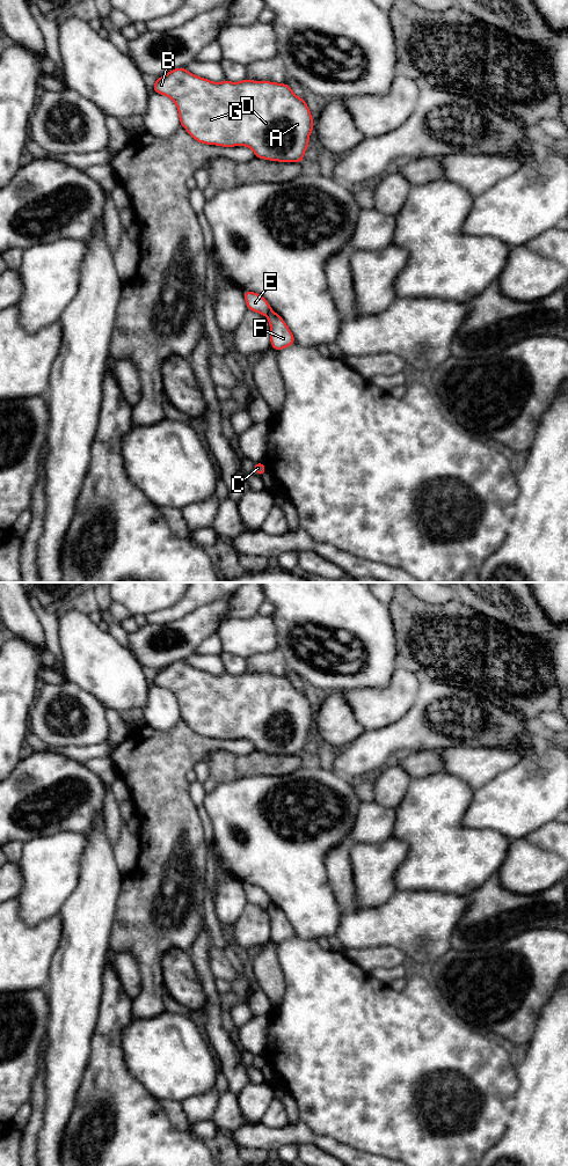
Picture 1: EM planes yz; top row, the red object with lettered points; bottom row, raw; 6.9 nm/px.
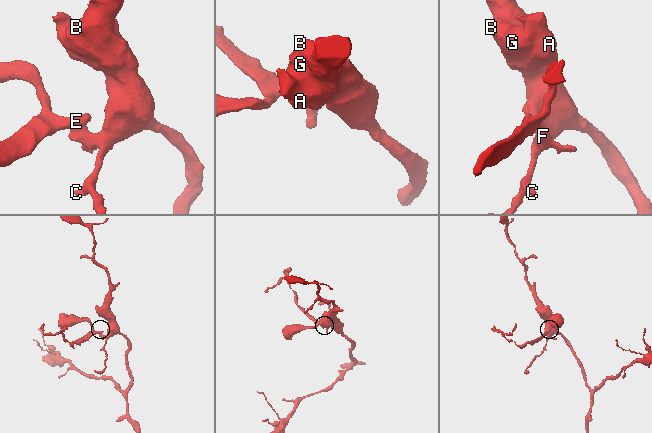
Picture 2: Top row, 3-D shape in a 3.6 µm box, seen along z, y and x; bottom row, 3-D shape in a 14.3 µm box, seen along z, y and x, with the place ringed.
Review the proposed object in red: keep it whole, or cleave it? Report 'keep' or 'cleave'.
cleave

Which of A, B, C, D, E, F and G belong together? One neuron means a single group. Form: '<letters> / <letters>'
A B C D F G / E

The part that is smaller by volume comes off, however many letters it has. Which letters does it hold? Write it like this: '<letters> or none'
E

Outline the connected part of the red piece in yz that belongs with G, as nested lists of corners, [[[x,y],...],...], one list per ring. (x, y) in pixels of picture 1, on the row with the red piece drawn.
[[[177,67],[154,81],[152,91],[174,101],[179,110],[181,126],[201,144],[223,147],[246,146],[253,149],[255,157],[278,162],[304,162],[304,154],[310,146],[308,137],[314,130],[314,122],[304,98],[298,97],[287,83],[254,81],[212,82]]]

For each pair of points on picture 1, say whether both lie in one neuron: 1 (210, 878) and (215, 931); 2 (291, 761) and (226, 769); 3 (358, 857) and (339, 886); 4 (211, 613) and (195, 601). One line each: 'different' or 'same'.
1: same
2: same
3: different
4: different

